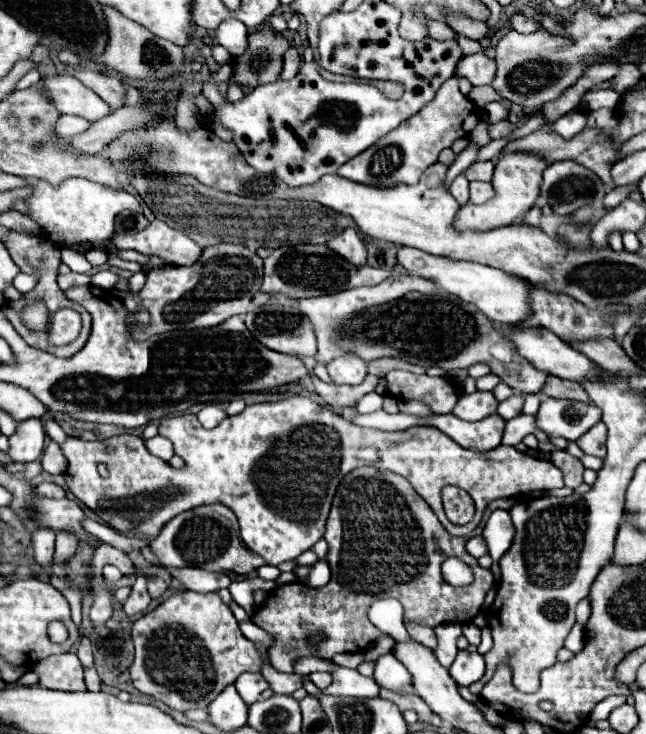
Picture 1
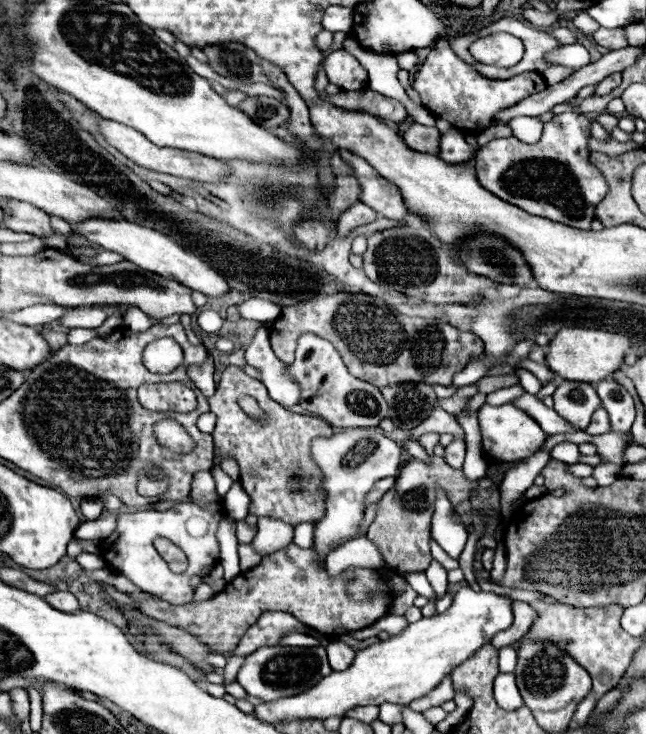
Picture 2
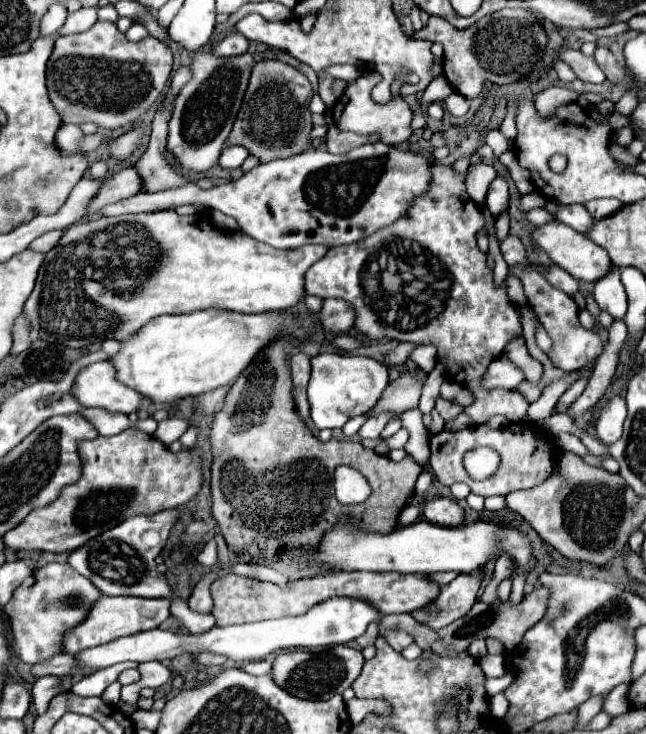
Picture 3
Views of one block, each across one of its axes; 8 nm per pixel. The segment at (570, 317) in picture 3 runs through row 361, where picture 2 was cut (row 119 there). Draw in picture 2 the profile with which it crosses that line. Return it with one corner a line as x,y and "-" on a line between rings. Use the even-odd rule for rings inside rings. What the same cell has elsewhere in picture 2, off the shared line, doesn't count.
564,112
544,124
542,138
536,144
524,144
518,138
496,138
476,152
478,182
494,196
526,210
534,216
546,216
572,228
590,228
596,204
606,196
606,180
588,158
588,138
594,120
578,112

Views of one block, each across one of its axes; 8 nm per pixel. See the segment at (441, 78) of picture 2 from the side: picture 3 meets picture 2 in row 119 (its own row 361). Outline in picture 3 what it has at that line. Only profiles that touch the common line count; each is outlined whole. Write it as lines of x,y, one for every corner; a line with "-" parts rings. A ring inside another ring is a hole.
434,164
434,182
430,182
430,192
414,200
414,208
410,208
410,212
402,216
398,224
382,228
382,232
376,232
376,236
360,240
358,244
330,248
326,256
306,272
304,288
306,294
318,298
342,298
344,302
348,302
356,312
354,328
368,338
380,340
386,336
398,342
436,346
438,358
444,360
446,380
456,382
474,394
474,402
464,408
474,424
484,424
494,414
502,414
510,422
518,422
526,416
526,408
530,404
528,398
522,396
518,390
486,390
482,386
482,378
490,362
502,356
512,340
522,336
522,324
518,306
510,300
506,292
506,282
494,282
494,274
486,264
486,254
482,254
476,246
476,232
484,228
484,216
478,210
478,204
474,204
474,200
470,200
470,196
466,194
466,174
468,172
456,172
452,166
-
388,274
398,276
398,286
394,284
390,286
390,290
386,290
386,284
392,284
388,282

